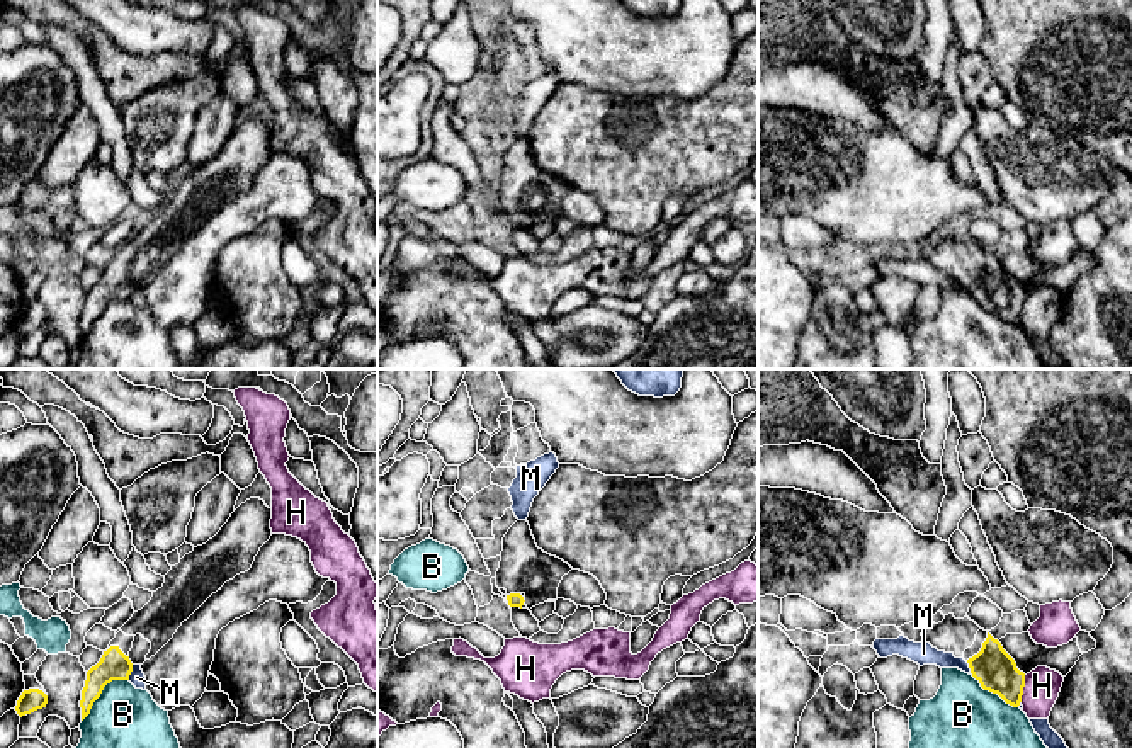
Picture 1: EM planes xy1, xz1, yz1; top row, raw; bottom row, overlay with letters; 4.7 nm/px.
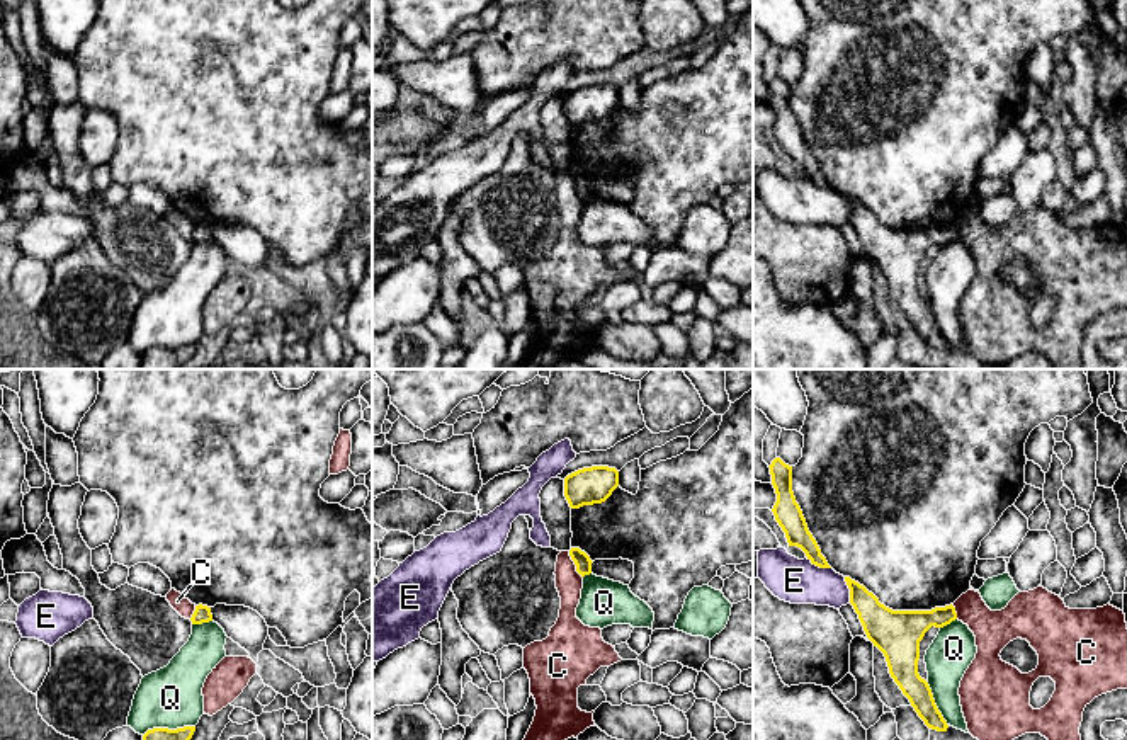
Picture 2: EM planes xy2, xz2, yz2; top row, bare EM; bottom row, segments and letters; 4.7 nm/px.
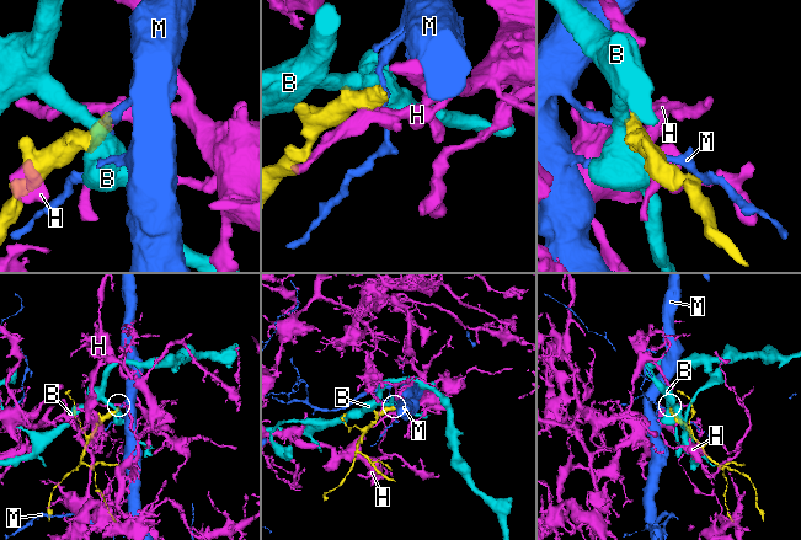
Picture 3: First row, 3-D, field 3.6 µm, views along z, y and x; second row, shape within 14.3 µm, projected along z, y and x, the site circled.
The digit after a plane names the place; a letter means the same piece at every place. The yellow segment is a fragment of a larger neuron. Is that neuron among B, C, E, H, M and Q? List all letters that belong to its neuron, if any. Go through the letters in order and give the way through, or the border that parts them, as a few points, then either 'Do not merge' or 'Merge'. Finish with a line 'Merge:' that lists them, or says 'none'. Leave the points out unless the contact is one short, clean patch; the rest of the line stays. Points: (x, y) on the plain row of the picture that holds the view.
B: Boundary: xy1 (128, 298), (113, 298), (82, 340). Do not merge
C: Boundary: xz2 (568, 170), (575, 189), (582, 196). Do not merge
E: Do not merge
H: Boundary: yz1 (1025, 294), (1020, 320). Do not merge
M: Boundary: xy1 (133, 284), (128, 298). Do not merge
Q: Do not merge
Merge: none

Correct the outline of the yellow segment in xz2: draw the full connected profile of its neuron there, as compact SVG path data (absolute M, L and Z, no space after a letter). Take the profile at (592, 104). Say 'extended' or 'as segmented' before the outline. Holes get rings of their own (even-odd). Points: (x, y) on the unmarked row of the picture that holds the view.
as segmented; M609 85L578 88L564 97L564 116L571 128L605 121L619 105L619 90Z

